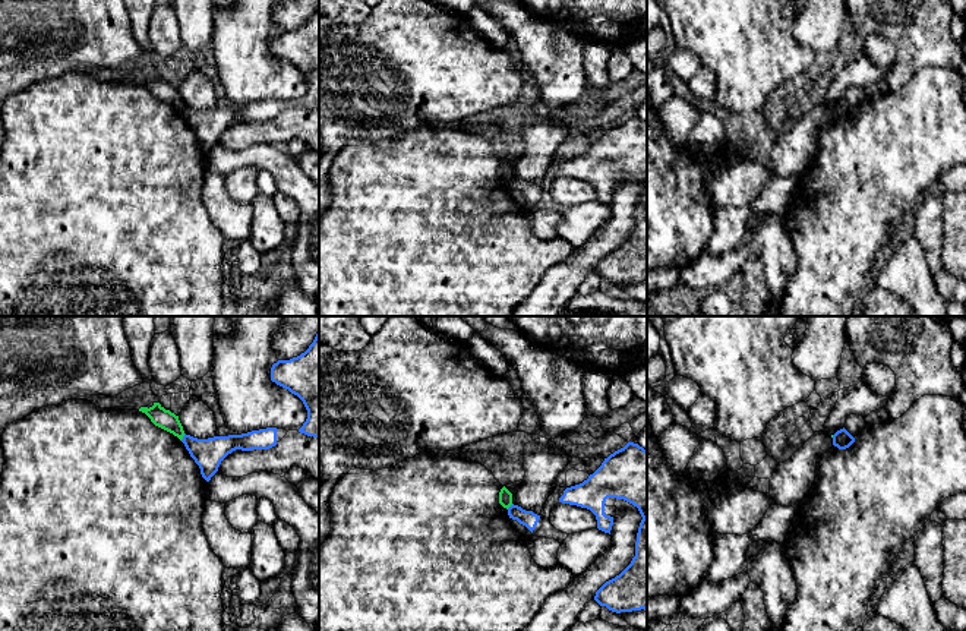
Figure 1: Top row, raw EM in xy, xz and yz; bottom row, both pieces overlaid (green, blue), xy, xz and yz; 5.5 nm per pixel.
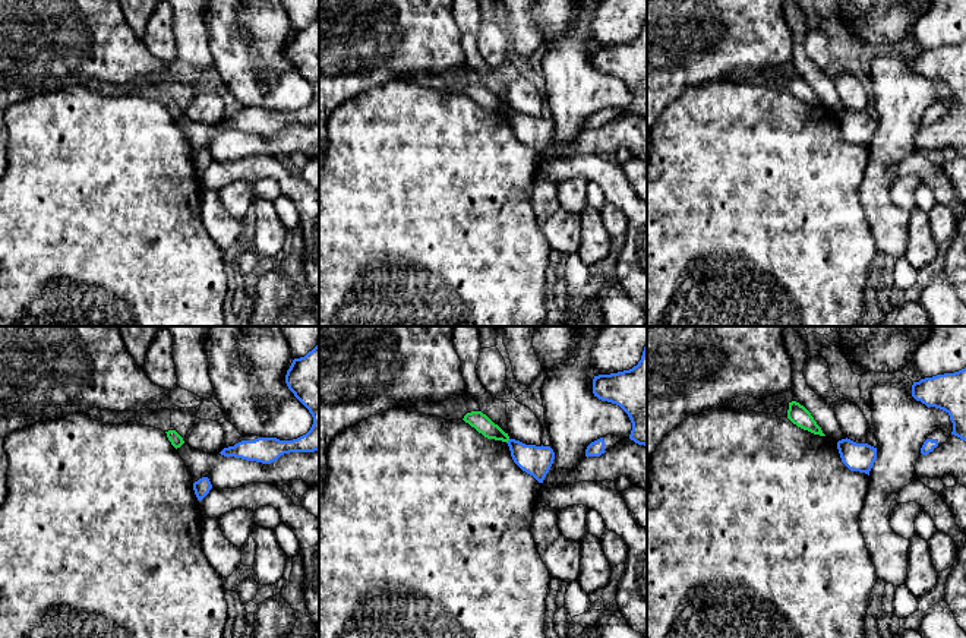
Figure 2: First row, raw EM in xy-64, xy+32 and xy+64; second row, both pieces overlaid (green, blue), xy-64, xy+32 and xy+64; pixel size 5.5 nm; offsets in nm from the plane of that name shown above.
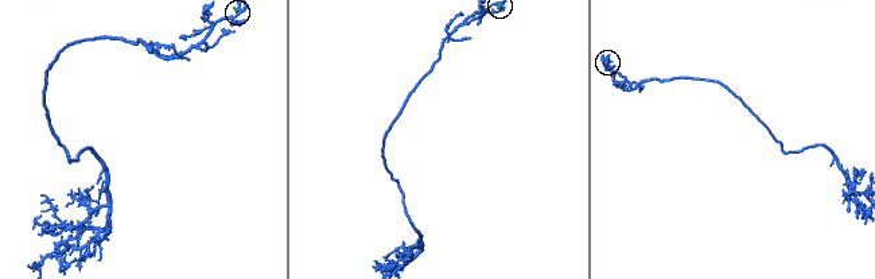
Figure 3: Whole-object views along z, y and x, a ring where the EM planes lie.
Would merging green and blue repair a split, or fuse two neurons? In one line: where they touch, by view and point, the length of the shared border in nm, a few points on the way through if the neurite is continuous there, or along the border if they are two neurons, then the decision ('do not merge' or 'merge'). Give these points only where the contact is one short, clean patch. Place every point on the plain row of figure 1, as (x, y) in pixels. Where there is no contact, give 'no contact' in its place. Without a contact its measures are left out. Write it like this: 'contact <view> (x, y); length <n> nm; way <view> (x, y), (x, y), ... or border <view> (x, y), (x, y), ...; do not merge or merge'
contact xy (183, 107); length 50 nm; border xy (185, 106), (180, 111); do not merge

